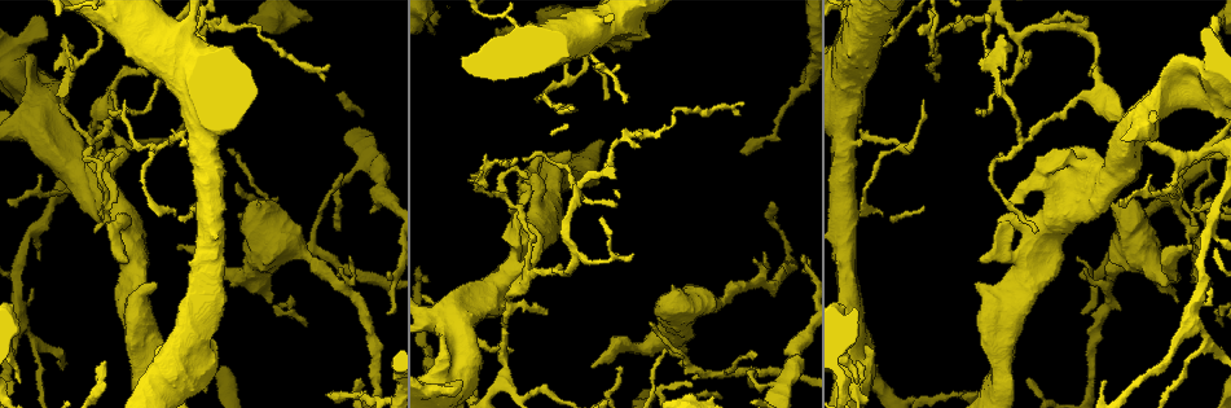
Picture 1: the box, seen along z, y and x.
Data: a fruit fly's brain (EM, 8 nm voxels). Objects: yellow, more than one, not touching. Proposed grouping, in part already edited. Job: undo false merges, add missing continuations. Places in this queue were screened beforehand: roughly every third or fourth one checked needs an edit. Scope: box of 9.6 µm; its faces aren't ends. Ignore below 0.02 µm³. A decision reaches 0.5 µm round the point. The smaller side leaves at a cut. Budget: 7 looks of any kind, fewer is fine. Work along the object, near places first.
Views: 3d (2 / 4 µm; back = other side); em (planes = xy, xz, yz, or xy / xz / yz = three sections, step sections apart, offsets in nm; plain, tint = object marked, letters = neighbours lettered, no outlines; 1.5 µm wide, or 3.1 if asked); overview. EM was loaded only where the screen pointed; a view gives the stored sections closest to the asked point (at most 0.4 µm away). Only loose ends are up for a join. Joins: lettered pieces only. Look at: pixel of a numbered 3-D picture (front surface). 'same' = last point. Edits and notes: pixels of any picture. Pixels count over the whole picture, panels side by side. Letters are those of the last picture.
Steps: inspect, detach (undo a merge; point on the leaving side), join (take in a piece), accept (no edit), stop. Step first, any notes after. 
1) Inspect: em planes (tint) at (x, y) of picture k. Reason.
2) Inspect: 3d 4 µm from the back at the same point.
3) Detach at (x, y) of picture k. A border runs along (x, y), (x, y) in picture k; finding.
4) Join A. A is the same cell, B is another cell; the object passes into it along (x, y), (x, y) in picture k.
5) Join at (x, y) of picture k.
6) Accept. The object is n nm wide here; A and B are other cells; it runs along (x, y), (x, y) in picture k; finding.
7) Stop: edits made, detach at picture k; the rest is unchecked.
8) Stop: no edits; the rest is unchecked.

Inspect: 3d 2 µm at (1178, 301) of picture 1. Thick end.

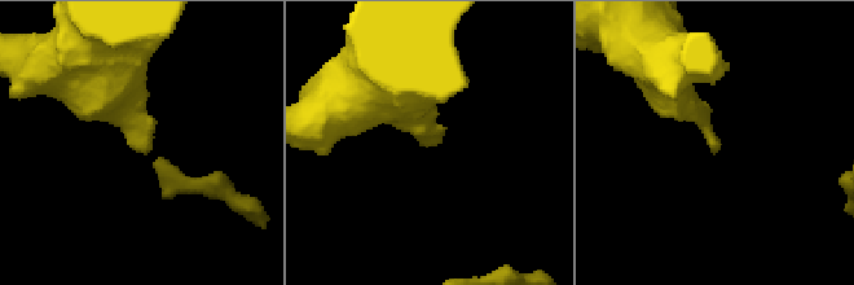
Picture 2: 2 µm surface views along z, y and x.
Inspect: em planes (letters) at (716, 150) of picture 2.

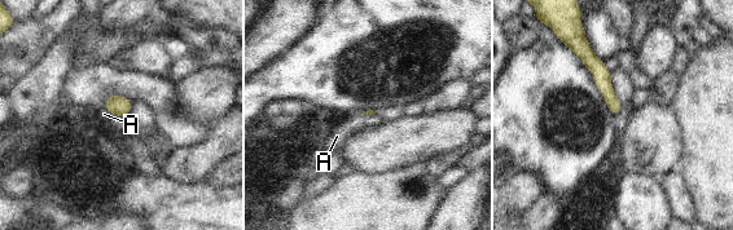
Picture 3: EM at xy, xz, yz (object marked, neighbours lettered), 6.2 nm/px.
Accept. A is another cell; a border runs along (105, 107), (114, 115) in picture 3; no lettered piece goes on from it.

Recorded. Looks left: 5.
Inspect: 3d 2 µm at (574, 260) of picture 1. Three arms meet.

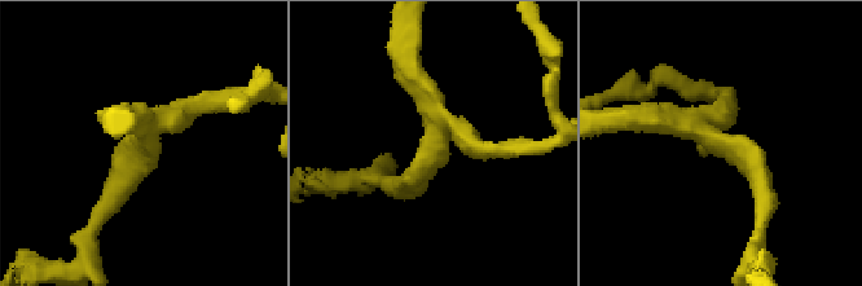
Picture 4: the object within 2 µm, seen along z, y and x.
Inspect: em planes (tint) at (716, 141) of picture 4. 3 arms meet here.

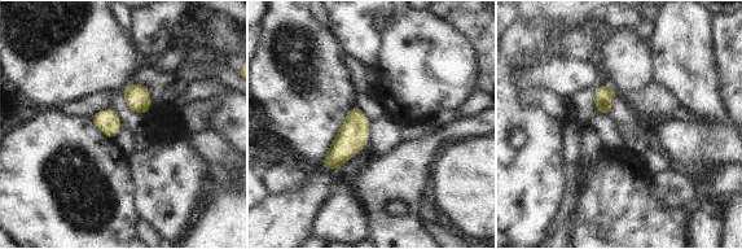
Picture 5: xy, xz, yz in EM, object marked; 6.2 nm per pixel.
Inspect: em planes (letters) at the same point. See the neighbours.

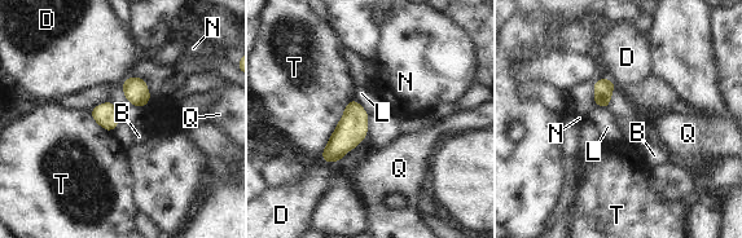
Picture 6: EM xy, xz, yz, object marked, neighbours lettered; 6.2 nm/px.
Accept. The object is 40 nm wide here; B, D, L, N, Q and T are other cells; a border runs along (352, 97), (320, 157) in picture 6; one cell here.

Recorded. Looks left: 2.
Stop: no edits; the rest is unchecked.

